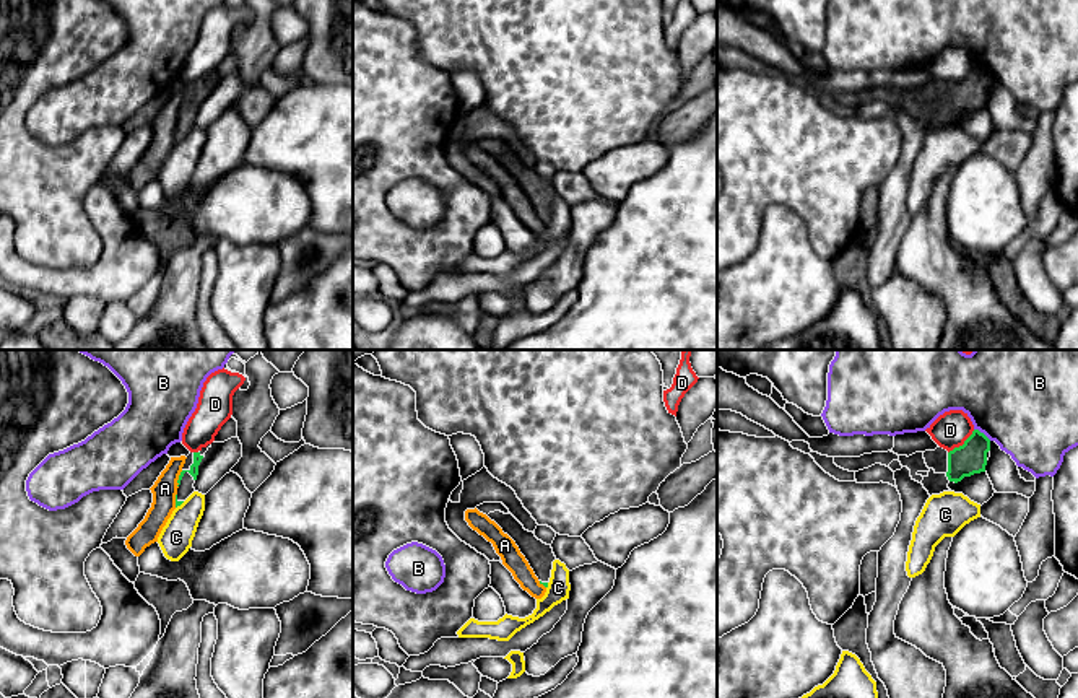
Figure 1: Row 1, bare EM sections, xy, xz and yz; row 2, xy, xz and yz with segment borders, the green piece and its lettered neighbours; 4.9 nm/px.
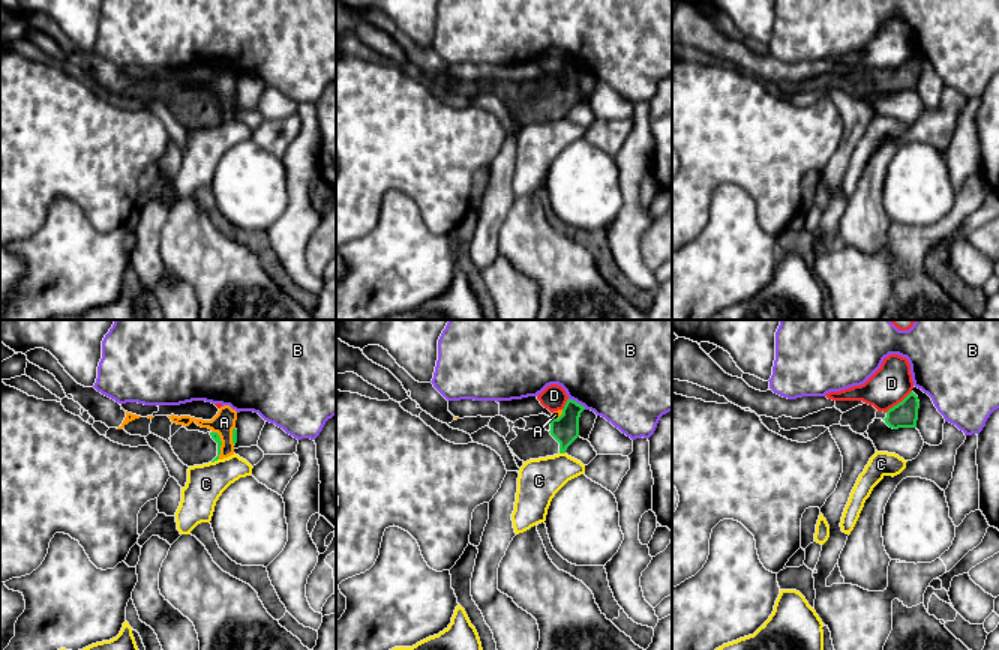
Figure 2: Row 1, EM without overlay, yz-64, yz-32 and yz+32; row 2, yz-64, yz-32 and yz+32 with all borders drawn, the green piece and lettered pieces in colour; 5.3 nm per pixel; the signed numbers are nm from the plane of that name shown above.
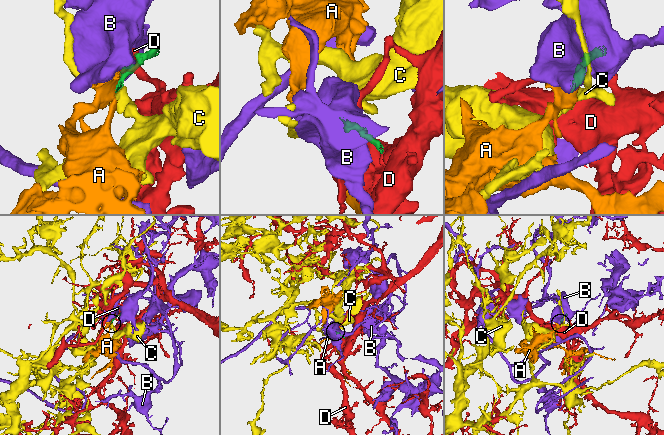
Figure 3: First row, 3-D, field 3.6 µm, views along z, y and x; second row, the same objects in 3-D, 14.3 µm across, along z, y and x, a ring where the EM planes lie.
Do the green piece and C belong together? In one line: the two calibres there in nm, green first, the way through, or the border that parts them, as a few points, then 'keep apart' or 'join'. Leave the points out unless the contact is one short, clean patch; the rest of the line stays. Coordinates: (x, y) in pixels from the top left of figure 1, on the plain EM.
30/160 nm | along xy (184, 137), (176, 143) | keep apart

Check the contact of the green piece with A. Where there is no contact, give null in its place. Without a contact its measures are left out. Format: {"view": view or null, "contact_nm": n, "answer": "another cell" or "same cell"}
{"view": "xy", "contact_nm": 90, "answer": "another cell"}

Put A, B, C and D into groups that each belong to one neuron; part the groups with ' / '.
A / B / C / D

